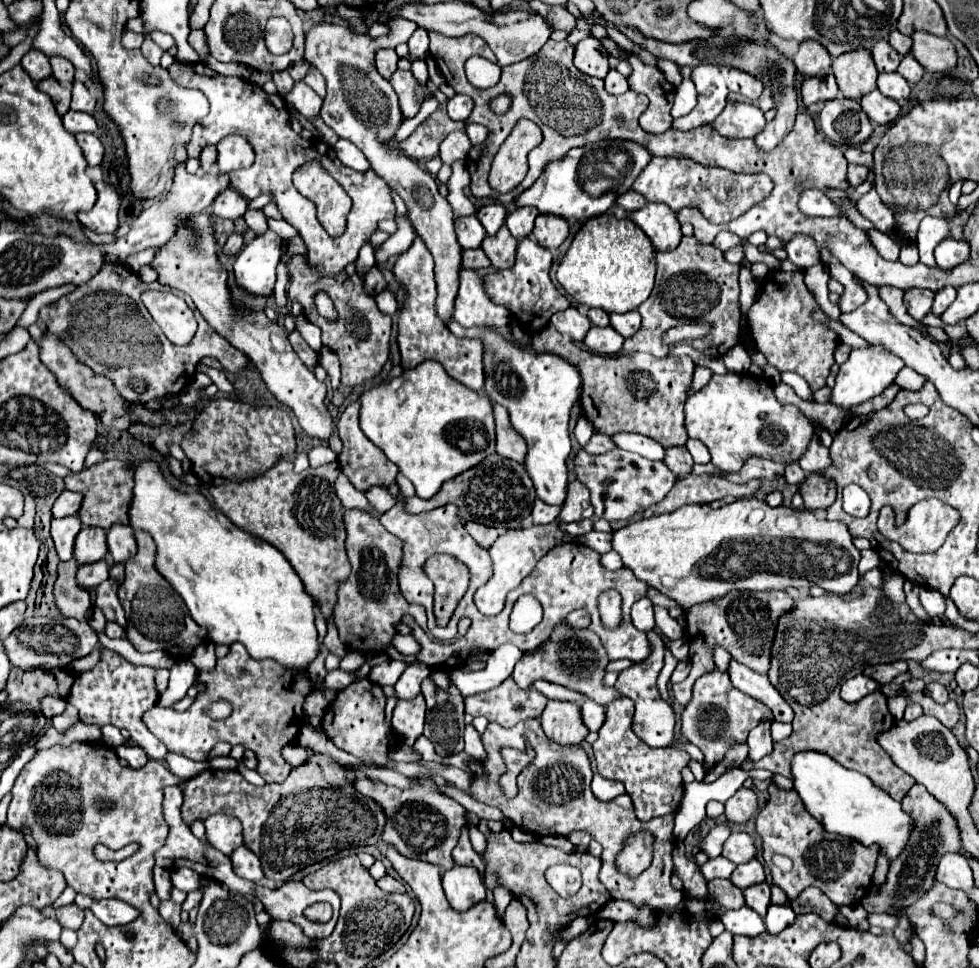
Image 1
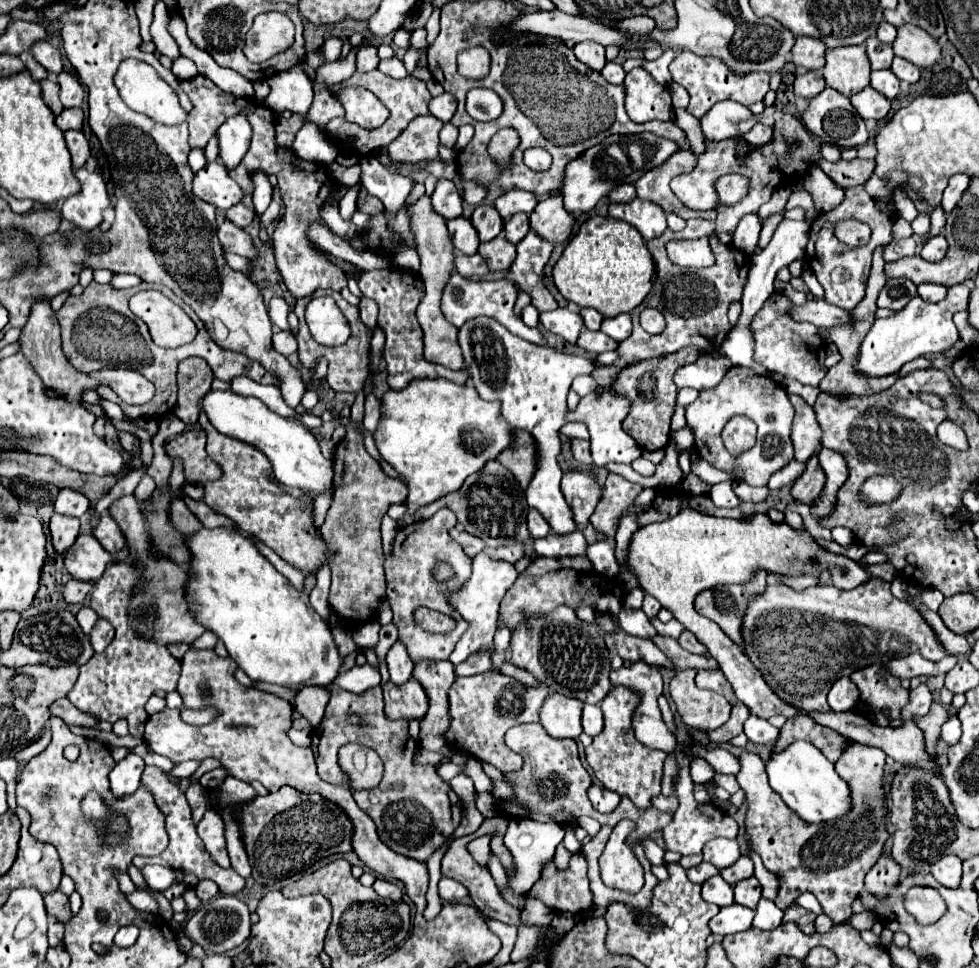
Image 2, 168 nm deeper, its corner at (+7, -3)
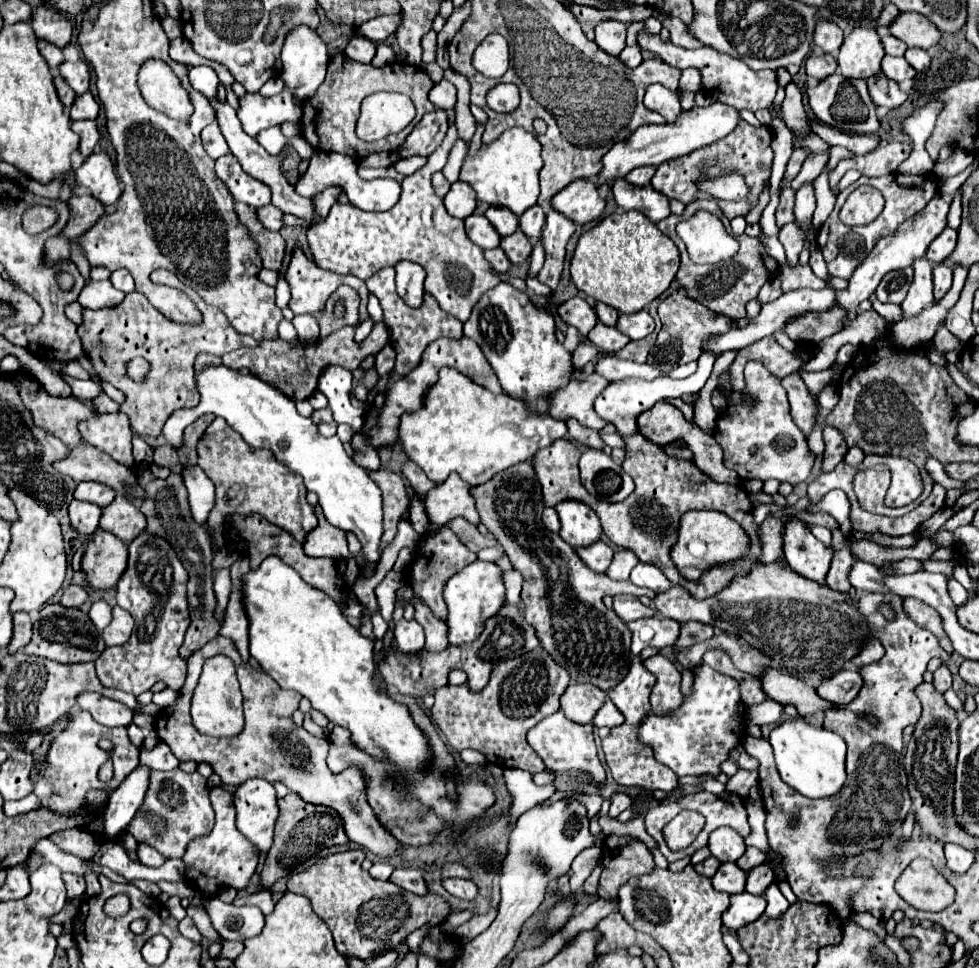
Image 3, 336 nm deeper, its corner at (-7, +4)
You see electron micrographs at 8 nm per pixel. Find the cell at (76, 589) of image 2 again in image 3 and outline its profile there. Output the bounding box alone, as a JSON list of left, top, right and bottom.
[60,584,88,606]

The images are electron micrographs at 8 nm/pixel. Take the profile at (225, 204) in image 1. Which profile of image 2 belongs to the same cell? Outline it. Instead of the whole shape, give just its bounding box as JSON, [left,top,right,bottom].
[226,205,256,229]

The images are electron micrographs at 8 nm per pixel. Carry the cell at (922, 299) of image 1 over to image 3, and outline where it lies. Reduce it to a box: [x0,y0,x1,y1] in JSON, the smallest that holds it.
[876,268,914,304]

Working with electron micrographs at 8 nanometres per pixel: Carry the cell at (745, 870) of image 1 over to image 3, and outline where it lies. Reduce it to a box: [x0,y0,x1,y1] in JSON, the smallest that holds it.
[736,848,766,872]

